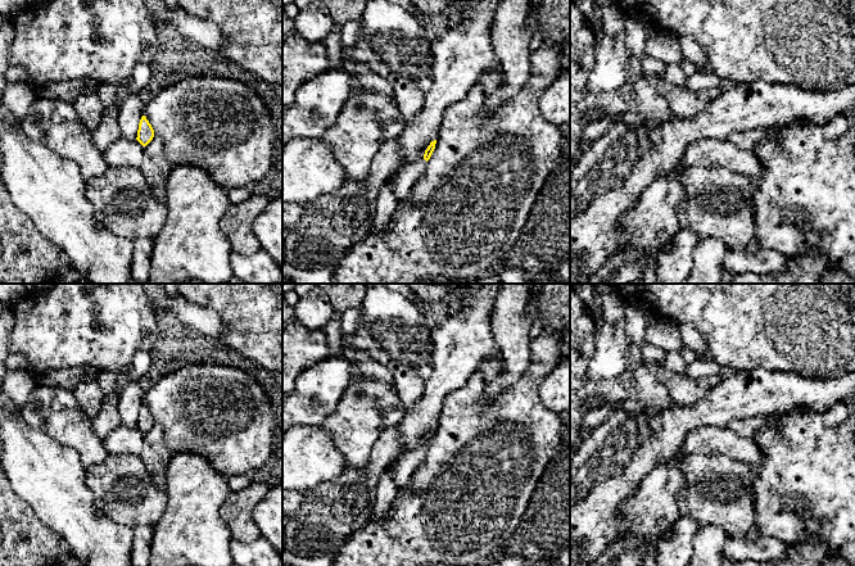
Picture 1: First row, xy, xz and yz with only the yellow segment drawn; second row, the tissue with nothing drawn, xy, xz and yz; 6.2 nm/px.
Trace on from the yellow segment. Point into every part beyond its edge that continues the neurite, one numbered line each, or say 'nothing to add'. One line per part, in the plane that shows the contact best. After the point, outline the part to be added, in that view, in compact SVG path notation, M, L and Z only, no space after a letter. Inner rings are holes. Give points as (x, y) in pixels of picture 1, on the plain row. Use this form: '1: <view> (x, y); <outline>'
1: xz (408, 462); M420 447L404 452L390 468L392 477L398 488L398 494L410 489L412 474L419 468L426 456L426 448Z

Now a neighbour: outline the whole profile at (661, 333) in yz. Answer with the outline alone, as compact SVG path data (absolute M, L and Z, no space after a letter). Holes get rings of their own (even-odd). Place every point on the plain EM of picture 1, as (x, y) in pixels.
M657 314L647 321L646 341L664 352L680 352L684 347L679 325Z

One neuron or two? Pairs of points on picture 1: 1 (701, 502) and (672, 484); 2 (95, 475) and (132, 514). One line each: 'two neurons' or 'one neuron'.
1: two neurons
2: one neuron

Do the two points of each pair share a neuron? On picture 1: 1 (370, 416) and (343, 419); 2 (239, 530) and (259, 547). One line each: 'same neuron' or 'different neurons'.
1: same neuron
2: different neurons

